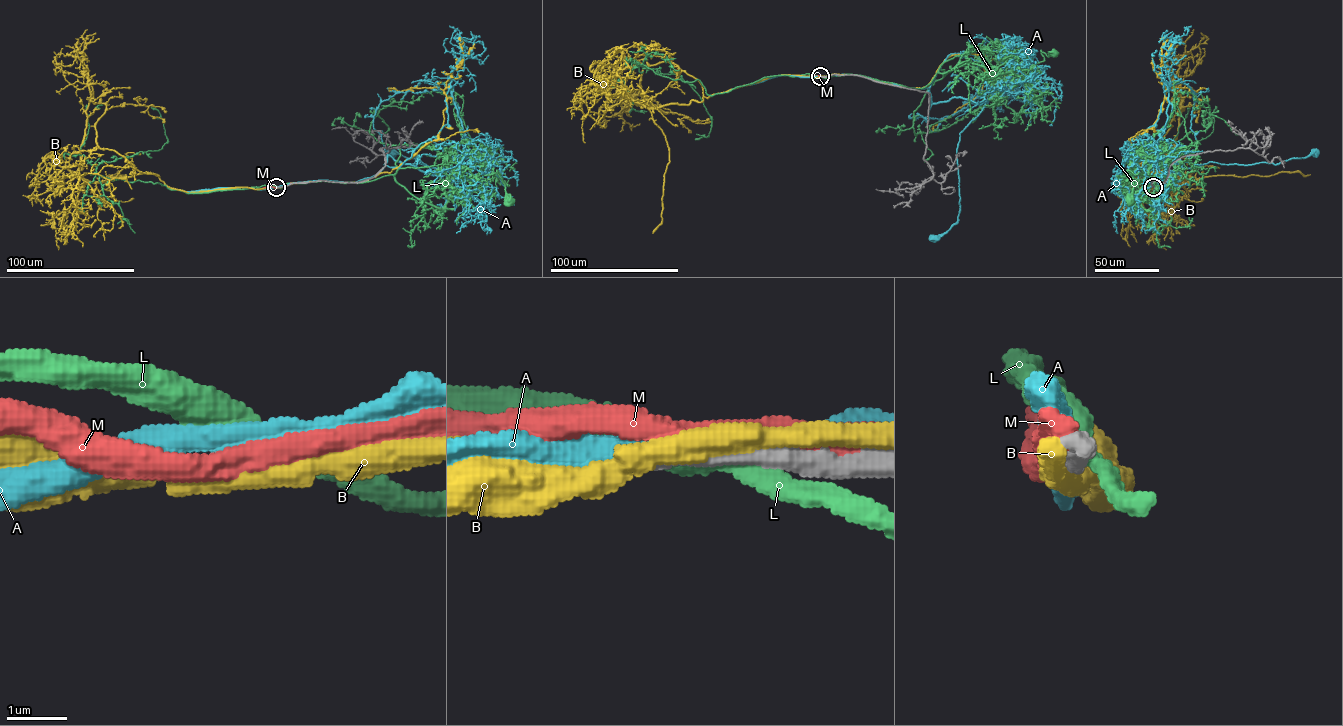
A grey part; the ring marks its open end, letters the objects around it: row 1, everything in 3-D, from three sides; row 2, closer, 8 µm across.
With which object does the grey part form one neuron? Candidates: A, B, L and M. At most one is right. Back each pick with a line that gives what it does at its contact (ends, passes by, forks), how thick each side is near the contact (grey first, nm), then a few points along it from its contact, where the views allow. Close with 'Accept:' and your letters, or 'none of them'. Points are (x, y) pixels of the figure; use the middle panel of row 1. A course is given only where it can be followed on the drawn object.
Accept: none of them

